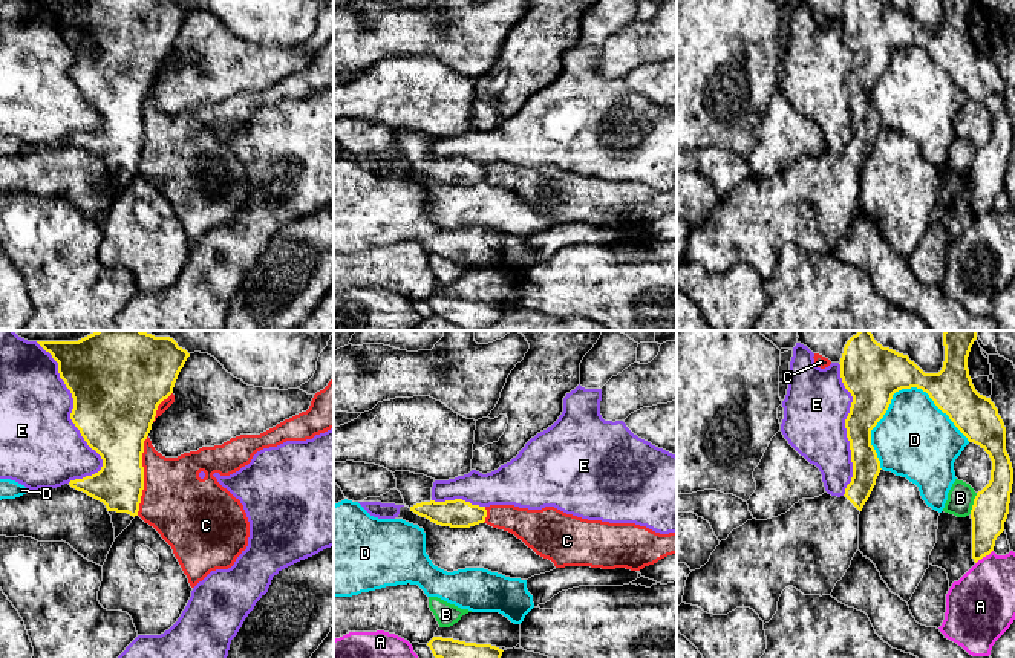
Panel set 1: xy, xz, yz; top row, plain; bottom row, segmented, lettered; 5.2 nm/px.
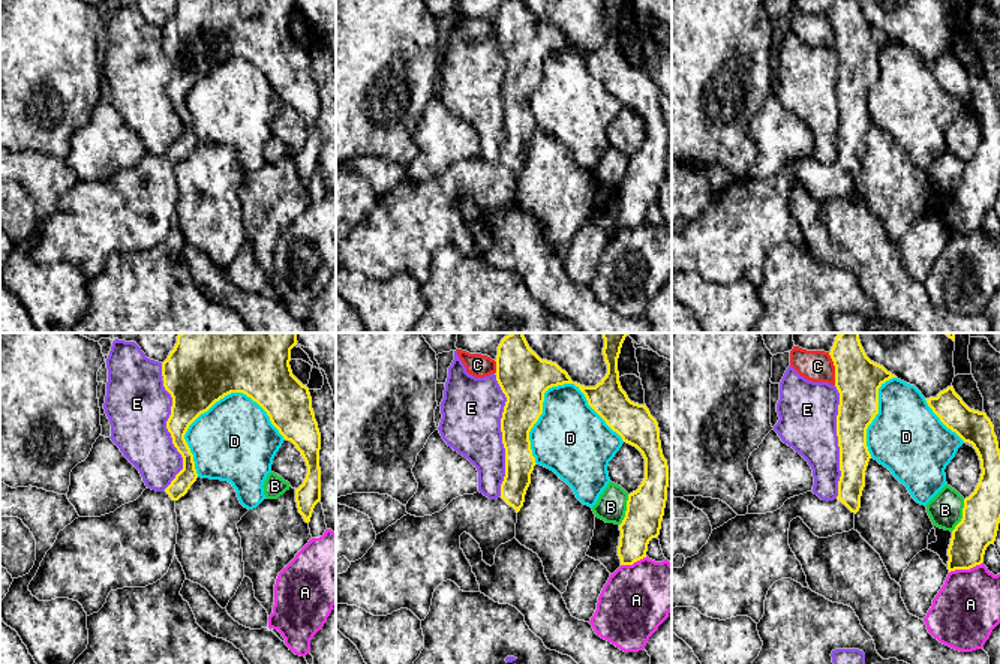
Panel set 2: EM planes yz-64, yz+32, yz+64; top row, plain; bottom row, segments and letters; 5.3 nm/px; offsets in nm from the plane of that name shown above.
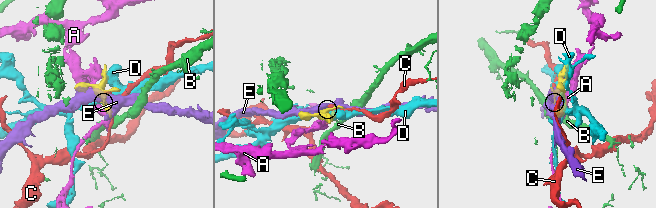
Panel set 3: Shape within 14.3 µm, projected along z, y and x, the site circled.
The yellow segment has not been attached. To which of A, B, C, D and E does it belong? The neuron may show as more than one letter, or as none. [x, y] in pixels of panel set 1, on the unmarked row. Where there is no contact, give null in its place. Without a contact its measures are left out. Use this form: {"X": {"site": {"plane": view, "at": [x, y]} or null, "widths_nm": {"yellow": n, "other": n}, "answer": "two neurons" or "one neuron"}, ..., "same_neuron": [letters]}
{"A": {"site": {"plane": "yz", "at": [983, 213]}, "widths_nm": {"yellow": 190, "other": 360}, "answer": "two neurons"}, "B": {"site": {"plane": "yz", "at": [974, 161]}, "widths_nm": {"yellow": 190, "other": 140}, "answer": "two neurons"}, "C": {"site": {"plane": "xy", "at": [143, 132]}, "widths_nm": {"yellow": 280, "other": 360}, "answer": "two neurons"}, "D": {"site": {"plane": "yz", "at": [916, 43]}, "widths_nm": {"yellow": 300, "other": 380}, "answer": "two neurons"}, "E": {"site": {"plane": "xy", "at": [72, 68]}, "widths_nm": {"yellow": 460, "other": 420}, "answer": "two neurons"}, "same_neuron": []}

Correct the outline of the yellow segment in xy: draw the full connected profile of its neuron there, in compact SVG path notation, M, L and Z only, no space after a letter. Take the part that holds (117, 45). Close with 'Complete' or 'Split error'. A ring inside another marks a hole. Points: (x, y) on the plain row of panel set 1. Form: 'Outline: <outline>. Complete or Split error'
Outline: M38 0L58 20L60 35L70 47L70 77L87 103L95 107L103 124L98 130L70 138L69 142L103 159L112 173L115 196L138 173L144 147L142 110L158 63L173 50L175 40L190 11L178 0Z. Split error

